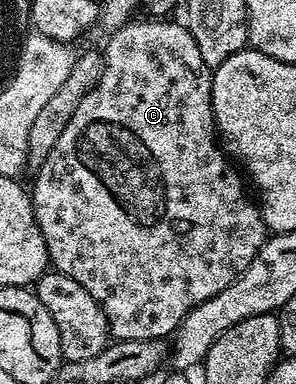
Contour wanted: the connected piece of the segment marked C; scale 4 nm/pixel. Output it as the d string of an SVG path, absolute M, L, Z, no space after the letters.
M174 19L137 20L130 20L129 24L108 34L109 42L103 48L101 74L95 87L87 91L79 107L75 107L71 123L63 127L59 143L51 147L51 155L47 155L40 169L36 170L37 182L31 185L35 219L45 240L52 268L63 275L71 275L79 287L87 287L109 321L110 334L118 341L151 341L165 339L176 333L187 313L199 307L199 303L219 295L219 291L231 287L231 283L235 283L235 279L247 271L267 240L260 208L254 202L253 205L249 202L245 194L246 182L237 178L238 170L219 144L217 124L213 118L213 74L203 55L199 55L199 47L191 31Z

